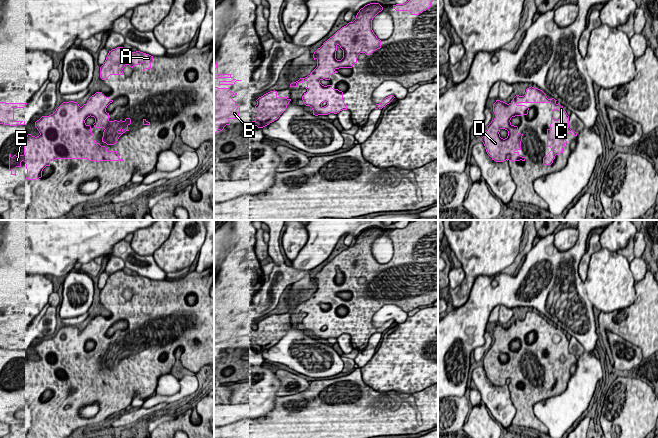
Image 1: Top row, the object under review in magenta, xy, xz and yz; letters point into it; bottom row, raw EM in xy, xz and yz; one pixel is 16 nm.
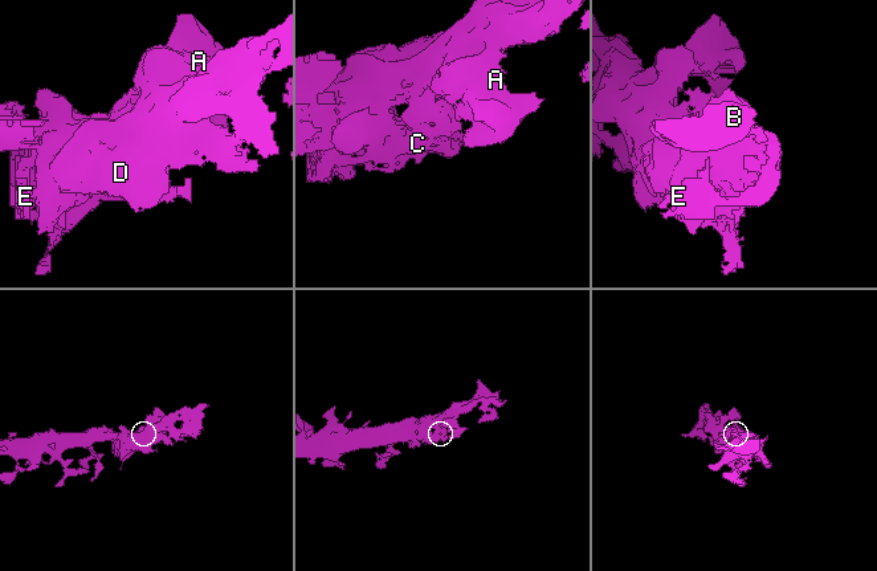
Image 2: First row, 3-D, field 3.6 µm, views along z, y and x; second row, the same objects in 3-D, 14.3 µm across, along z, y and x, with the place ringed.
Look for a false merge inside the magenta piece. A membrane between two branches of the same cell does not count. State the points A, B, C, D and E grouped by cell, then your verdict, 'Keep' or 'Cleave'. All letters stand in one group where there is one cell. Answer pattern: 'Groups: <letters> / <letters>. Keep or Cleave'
Groups: A B C D E. Keep

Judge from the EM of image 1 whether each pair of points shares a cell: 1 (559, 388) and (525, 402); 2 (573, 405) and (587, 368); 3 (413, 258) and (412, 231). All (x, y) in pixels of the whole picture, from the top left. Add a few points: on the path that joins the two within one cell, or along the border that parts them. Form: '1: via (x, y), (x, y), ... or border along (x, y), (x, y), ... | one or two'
1: via (551, 391), (536, 391), (533, 394) | one
2: via (577, 396), (586, 377) | one
3: via (413, 251), (413, 238) | one

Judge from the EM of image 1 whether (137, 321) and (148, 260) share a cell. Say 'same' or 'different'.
different

